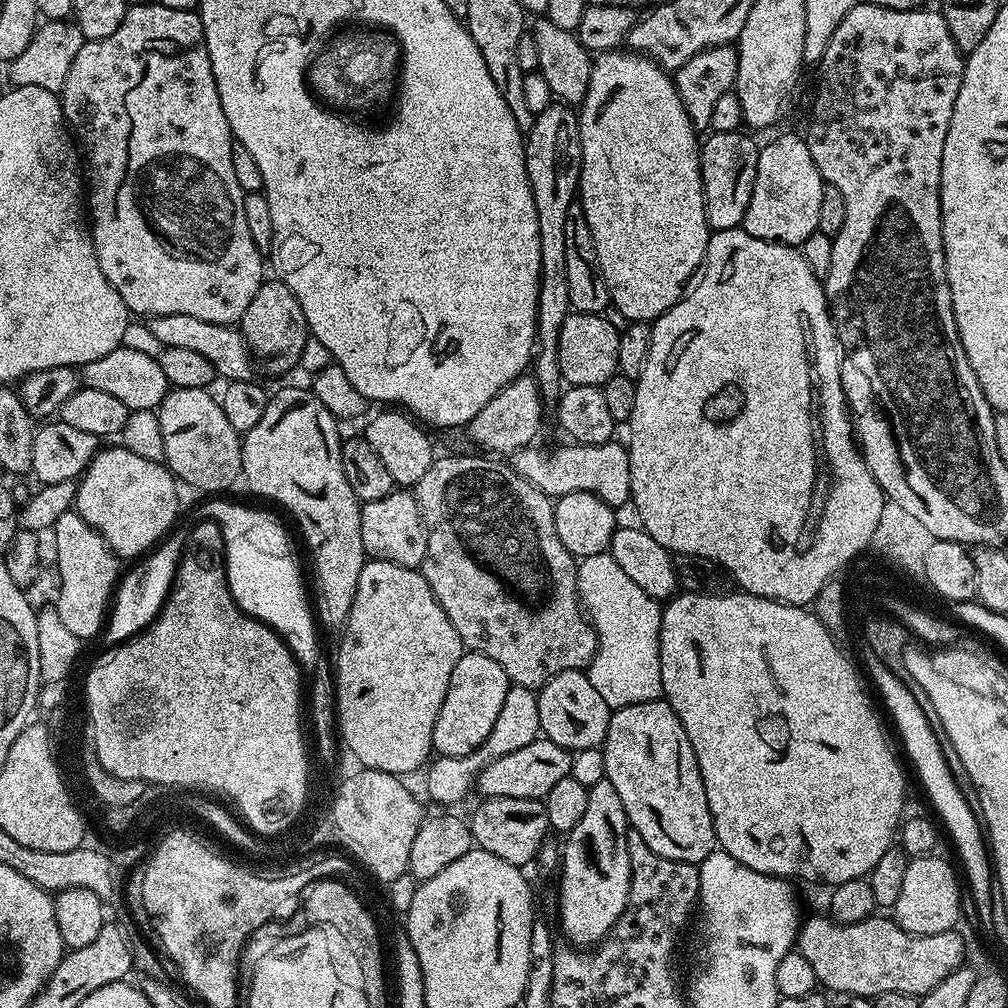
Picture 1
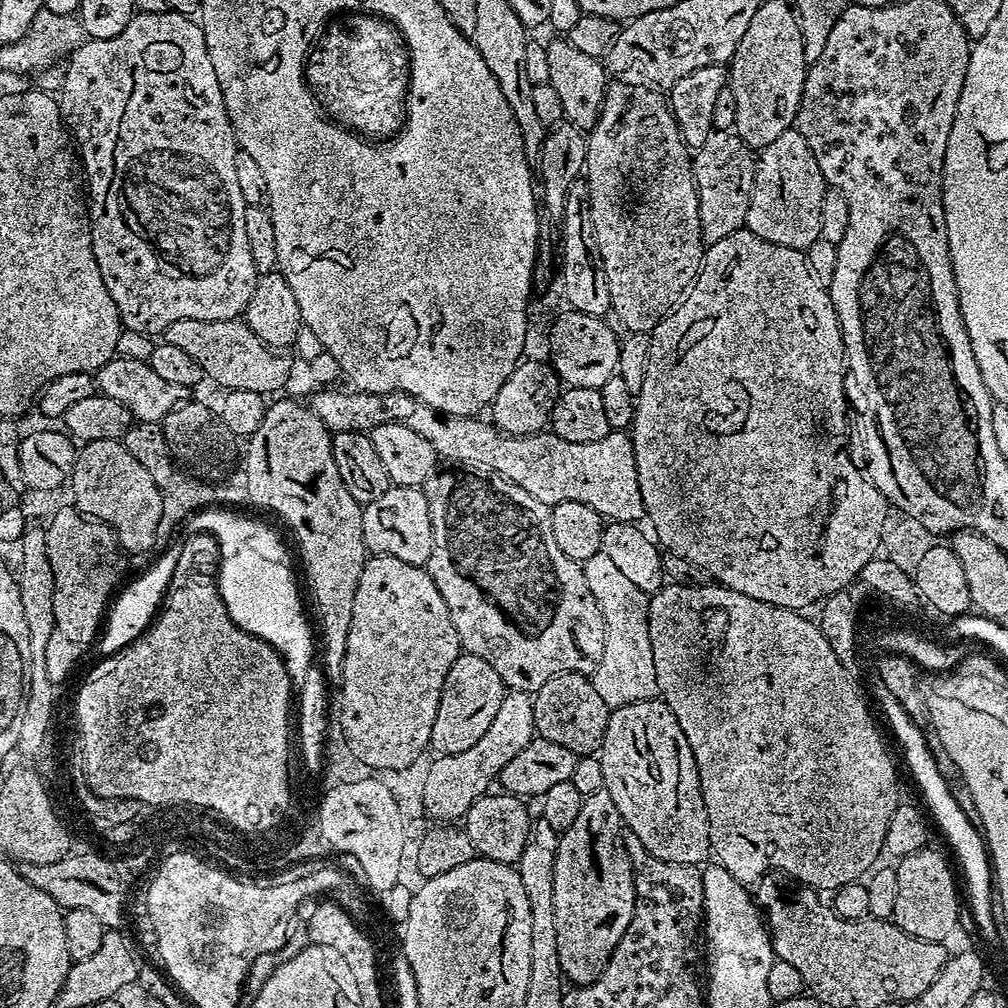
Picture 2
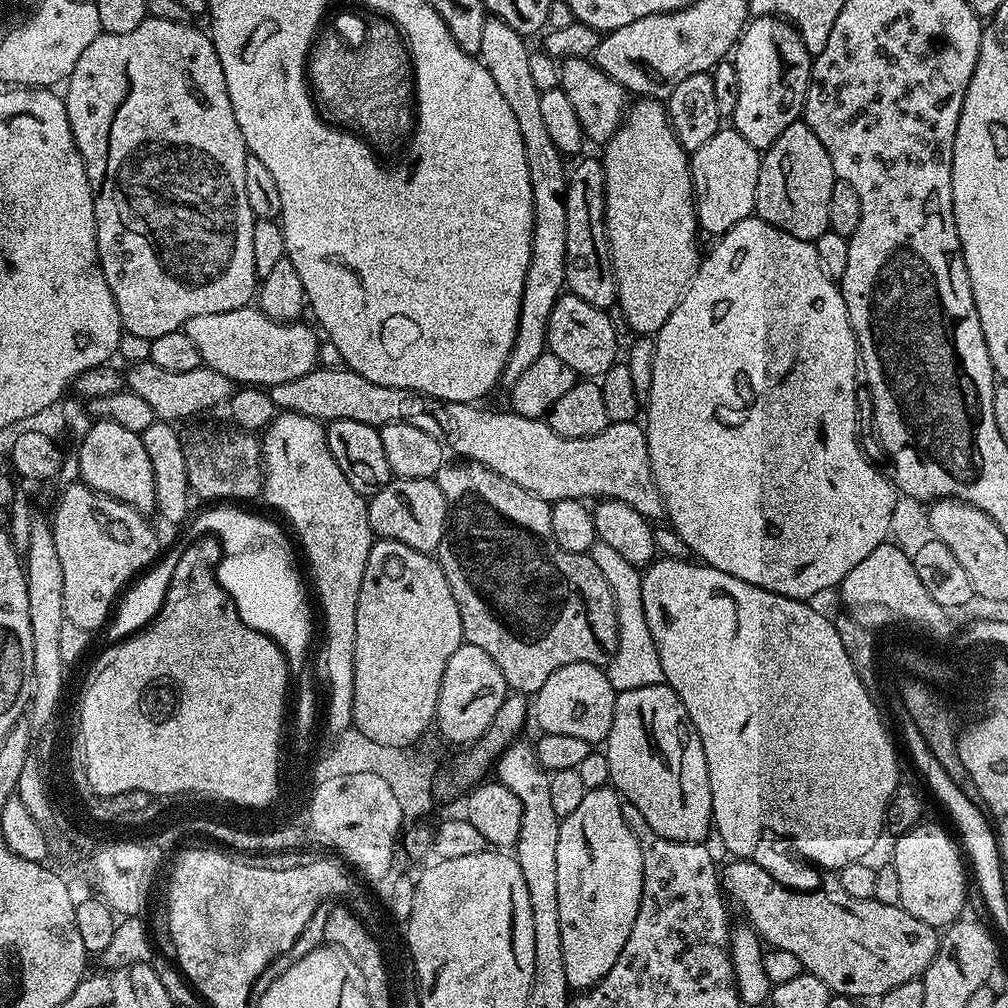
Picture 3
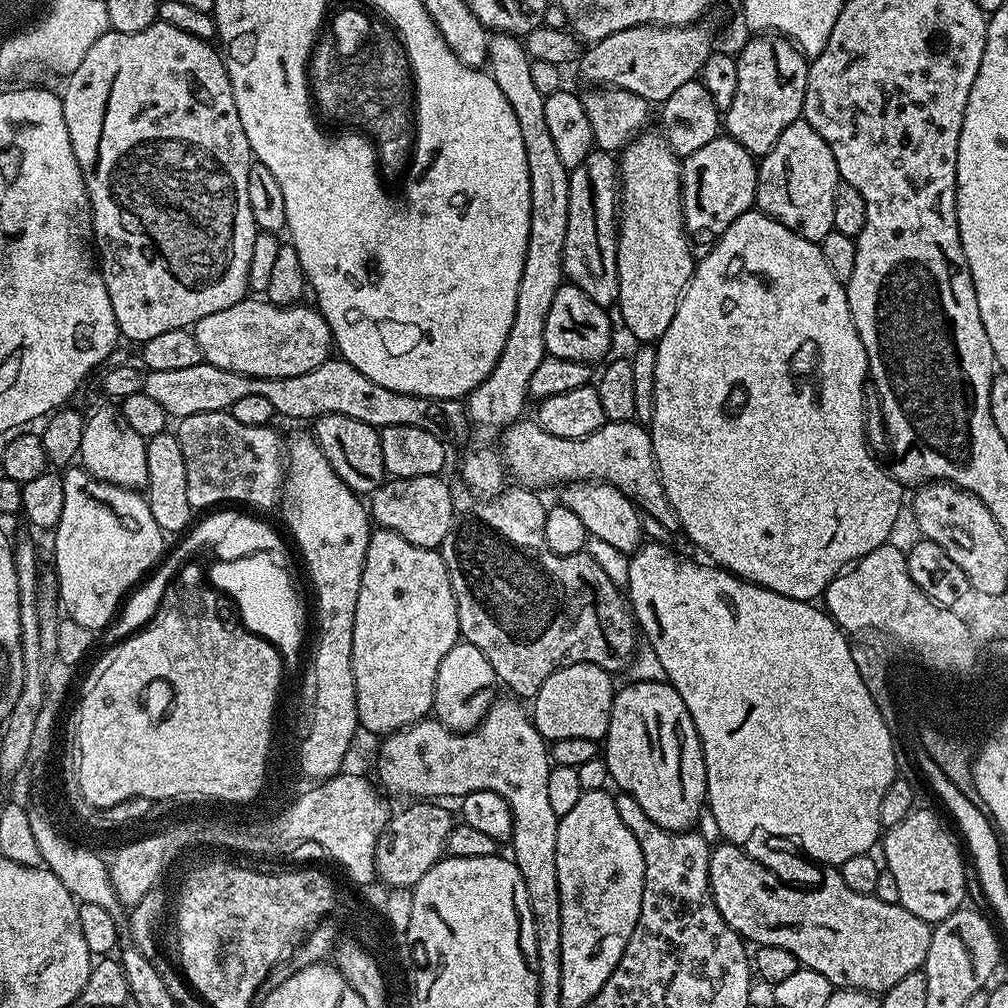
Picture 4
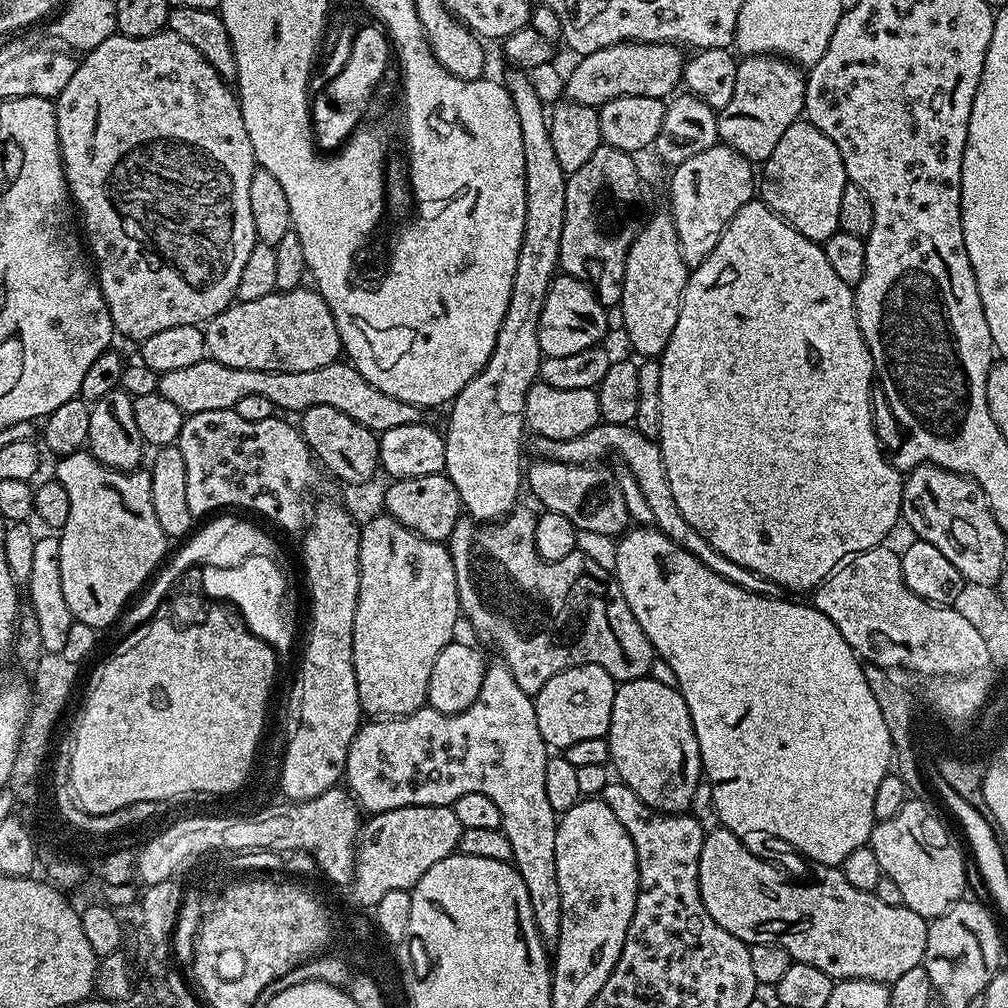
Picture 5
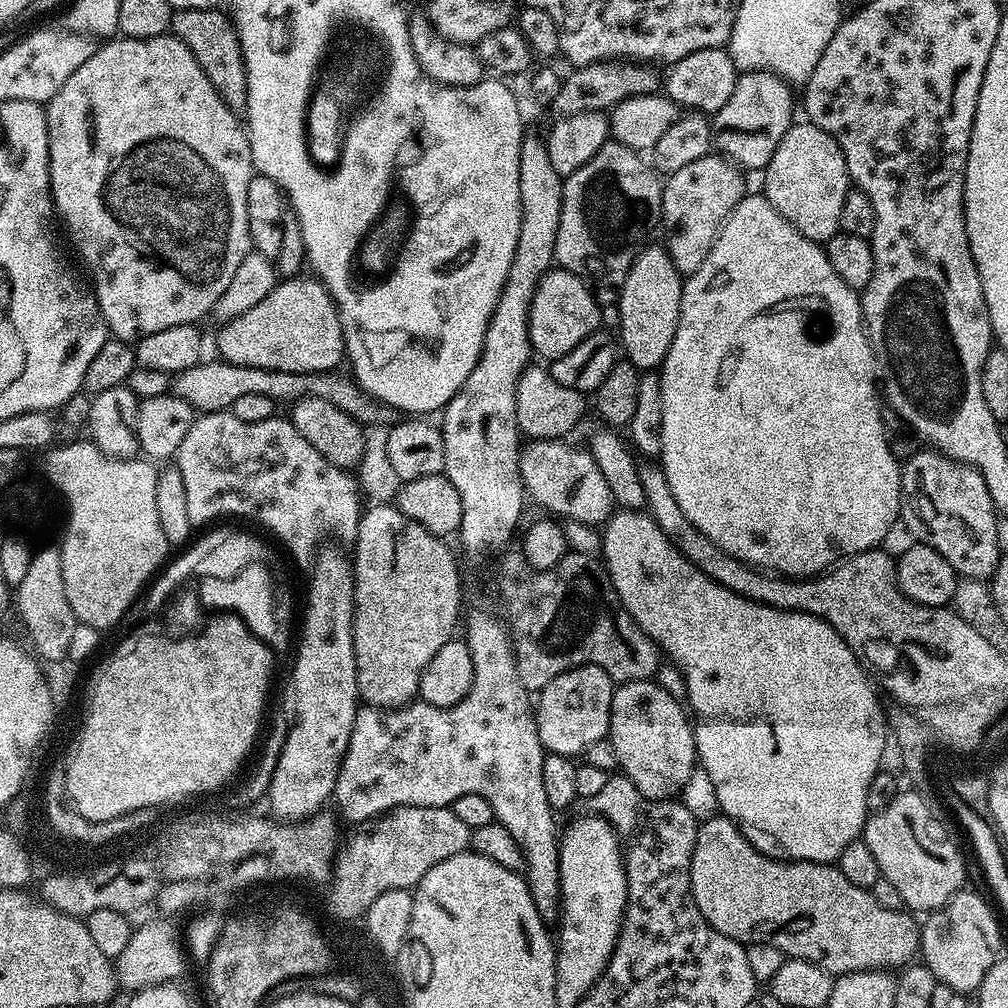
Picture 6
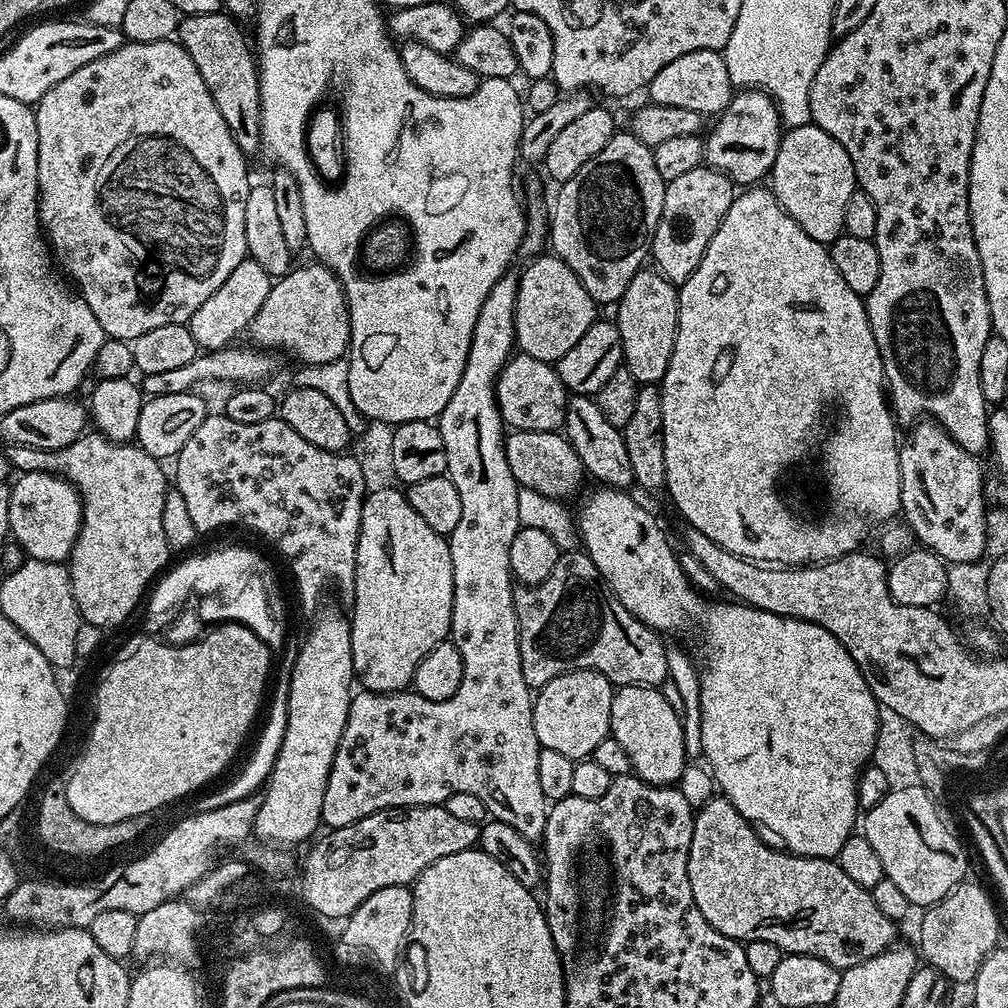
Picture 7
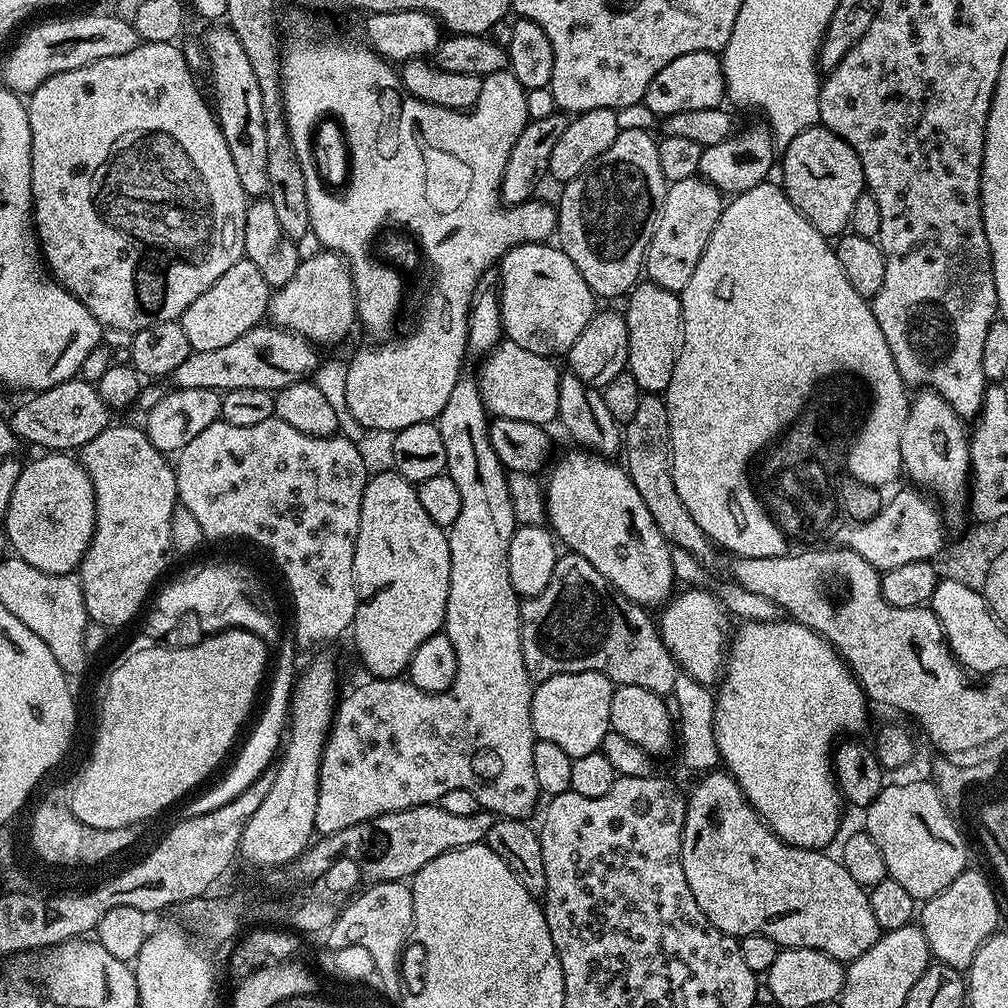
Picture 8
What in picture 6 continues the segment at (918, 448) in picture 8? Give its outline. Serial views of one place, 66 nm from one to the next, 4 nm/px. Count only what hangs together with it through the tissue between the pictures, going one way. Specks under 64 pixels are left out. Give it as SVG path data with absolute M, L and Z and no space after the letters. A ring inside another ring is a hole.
M920 450L907 461L903 461L900 469L900 520L908 527L908 532L919 543L930 546L954 566L961 577L970 580L987 581L995 576L1002 555L998 540L998 513L990 498L990 490L986 490L986 482L978 470L968 464L952 460L940 452Z

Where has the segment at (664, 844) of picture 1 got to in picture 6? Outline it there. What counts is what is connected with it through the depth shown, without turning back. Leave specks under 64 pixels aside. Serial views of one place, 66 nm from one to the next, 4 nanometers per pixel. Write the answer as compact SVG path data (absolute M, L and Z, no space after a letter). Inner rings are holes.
M655 679L629 680L621 683L612 693L612 709L608 723L607 739L616 751L619 771L638 786L642 794L651 800L671 800L679 797L680 791L692 780L692 771L697 771L696 734L693 721L681 701L675 700Z

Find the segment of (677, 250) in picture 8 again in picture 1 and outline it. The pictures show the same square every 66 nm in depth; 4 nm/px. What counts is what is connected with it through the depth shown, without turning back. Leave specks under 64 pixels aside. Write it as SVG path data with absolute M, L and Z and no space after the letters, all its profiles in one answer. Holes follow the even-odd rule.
M712 132L700 149L700 173L704 183L704 205L709 229L721 232L743 225L746 206L754 190L760 148L750 137L739 132Z

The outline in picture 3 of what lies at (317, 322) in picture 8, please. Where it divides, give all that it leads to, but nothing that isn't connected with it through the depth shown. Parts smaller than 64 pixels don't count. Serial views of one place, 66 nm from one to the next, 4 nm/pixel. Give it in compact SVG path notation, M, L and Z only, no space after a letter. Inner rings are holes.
M256 306L226 310L222 314L198 314L198 318L190 318L190 322L184 324L182 331L190 342L194 342L201 365L218 374L226 374L226 378L230 378L236 386L255 386L267 390L275 384L302 378L302 374L311 372L318 364L316 355L320 352L320 344L316 341L315 331L312 333L304 322L272 320Z

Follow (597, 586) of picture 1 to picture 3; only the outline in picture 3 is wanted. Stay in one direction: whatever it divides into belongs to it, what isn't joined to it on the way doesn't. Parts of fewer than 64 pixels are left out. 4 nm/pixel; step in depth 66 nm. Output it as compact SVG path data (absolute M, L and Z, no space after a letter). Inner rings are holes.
M599 542L592 545L590 555L598 566L598 570L602 570L616 599L618 646L606 665L609 682L617 693L665 683L662 662L658 658L658 650L654 646L650 626L646 626L646 610L642 606L642 586L640 585L641 569L637 565L626 562L626 558L618 554L618 550L613 550L611 546Z

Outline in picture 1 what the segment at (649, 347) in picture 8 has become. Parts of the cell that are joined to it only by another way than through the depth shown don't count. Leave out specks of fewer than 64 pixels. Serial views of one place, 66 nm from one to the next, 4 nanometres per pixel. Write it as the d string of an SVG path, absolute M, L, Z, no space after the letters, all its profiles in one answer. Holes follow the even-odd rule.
M631 50L601 52L593 59L590 86L586 90L586 98L578 105L578 115L580 141L582 142L578 202L586 214L586 226L590 226L590 234L594 238L594 250L598 254L598 266L602 278L606 282L611 307L613 309L616 307L625 316L623 318L625 321L655 322L662 313L670 310L686 295L690 281L701 271L704 255L708 252L710 229L704 205L704 183L700 173L702 144L699 139L696 141L698 129L690 122L690 118L686 114L686 106L682 106L682 98L676 89L675 79L655 60L649 60L647 56L641 56Z

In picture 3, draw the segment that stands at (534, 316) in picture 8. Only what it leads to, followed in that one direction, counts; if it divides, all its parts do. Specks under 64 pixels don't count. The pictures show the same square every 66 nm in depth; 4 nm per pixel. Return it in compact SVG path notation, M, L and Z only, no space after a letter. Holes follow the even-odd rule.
M562 294L556 299L554 310L550 310L548 319L548 343L547 351L553 352L570 370L576 372L580 378L600 378L606 370L610 370L612 364L617 363L616 356L616 328L612 325L612 320L608 317L609 313L602 308L590 306L590 302L582 302L582 298L571 294Z

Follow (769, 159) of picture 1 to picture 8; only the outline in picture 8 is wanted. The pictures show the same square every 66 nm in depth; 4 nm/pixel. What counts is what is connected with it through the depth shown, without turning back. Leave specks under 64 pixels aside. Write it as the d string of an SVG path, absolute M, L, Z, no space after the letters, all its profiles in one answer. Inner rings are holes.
M817 126L802 130L794 142L783 145L784 152L784 180L782 187L790 202L804 215L818 231L829 238L836 238L848 228L850 210L854 210L854 202L866 191L862 164L858 162L858 154L838 134L829 128Z

